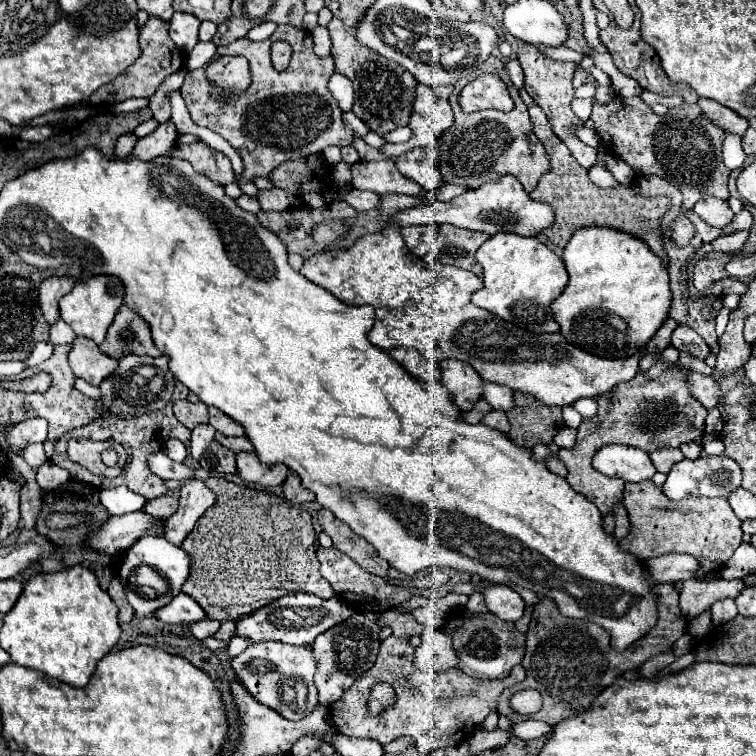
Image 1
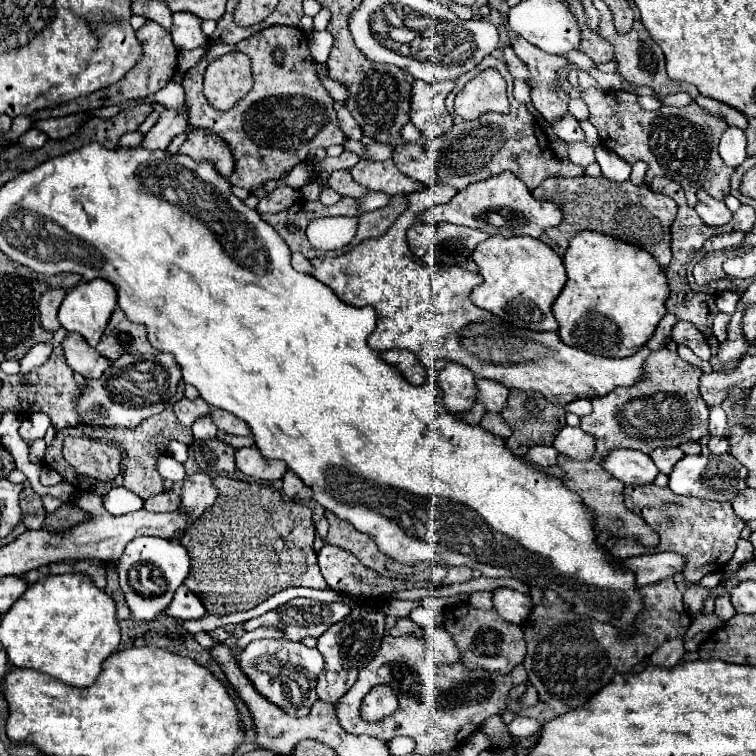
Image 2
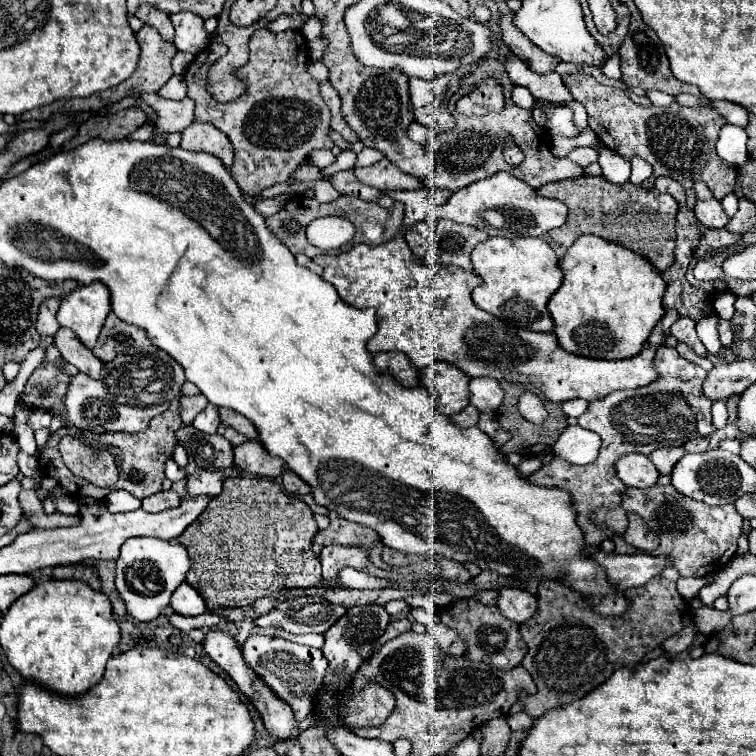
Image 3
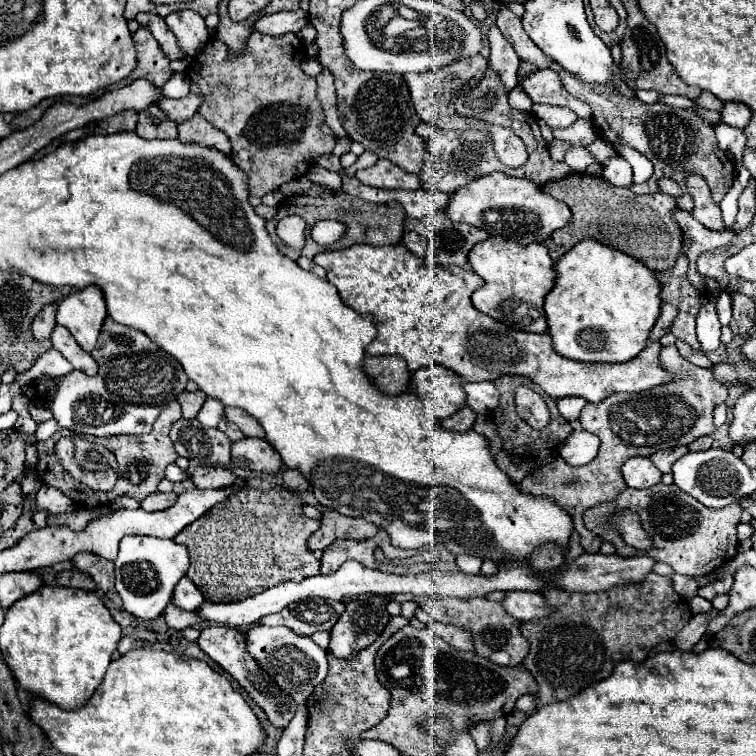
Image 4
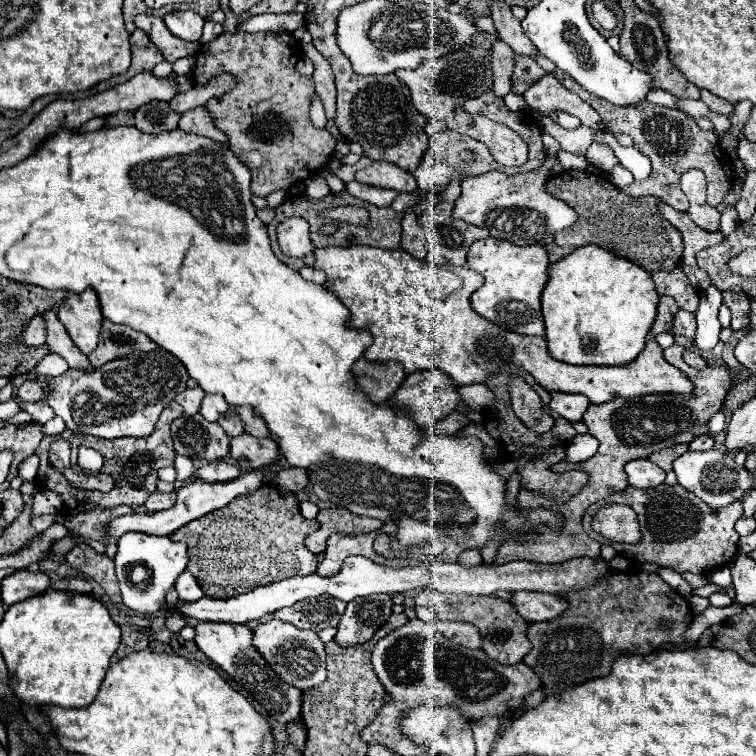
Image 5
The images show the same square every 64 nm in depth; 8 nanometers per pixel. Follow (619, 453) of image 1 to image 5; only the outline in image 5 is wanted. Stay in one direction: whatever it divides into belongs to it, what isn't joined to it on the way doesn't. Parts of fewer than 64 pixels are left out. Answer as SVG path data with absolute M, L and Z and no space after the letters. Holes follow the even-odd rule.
M640 458L640 460L632 460L624 466L626 474L628 474L628 482L634 488L654 488L660 486L666 480L666 472L658 468L658 464L654 464L648 458Z

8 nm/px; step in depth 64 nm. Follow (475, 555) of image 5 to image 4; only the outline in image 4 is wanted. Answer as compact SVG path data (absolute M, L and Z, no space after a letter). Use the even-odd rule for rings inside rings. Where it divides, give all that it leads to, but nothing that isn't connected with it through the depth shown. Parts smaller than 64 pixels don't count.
M462 554L456 558L457 566L469 574L478 574L481 570L482 560L476 556Z

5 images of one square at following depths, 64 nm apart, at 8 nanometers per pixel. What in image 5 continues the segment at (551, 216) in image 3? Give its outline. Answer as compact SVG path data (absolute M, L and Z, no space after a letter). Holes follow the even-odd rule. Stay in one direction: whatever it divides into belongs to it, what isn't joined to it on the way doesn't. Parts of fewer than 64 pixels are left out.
M548 158L544 168L536 168L526 174L504 174L504 172L486 172L480 176L464 178L462 194L454 204L454 218L460 218L468 224L486 228L492 238L504 238L516 246L548 246L554 242L554 234L576 224L578 214L564 200L554 198L546 190L550 178L550 166L556 158Z

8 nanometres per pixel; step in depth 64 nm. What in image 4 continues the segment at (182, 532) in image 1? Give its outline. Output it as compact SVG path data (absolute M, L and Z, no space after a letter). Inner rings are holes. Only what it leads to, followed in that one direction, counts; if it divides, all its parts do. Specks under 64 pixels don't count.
M200 466L192 474L192 482L198 488L222 488L234 484L238 476L230 468L214 468L214 466Z

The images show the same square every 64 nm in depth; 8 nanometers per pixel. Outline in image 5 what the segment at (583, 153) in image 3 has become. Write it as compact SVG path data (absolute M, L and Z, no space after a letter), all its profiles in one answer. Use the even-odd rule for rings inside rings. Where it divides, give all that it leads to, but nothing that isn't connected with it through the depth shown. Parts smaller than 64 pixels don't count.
M564 150L558 152L558 162L566 168L566 170L584 170L588 166L588 160L584 156L576 156L576 154L568 154Z

